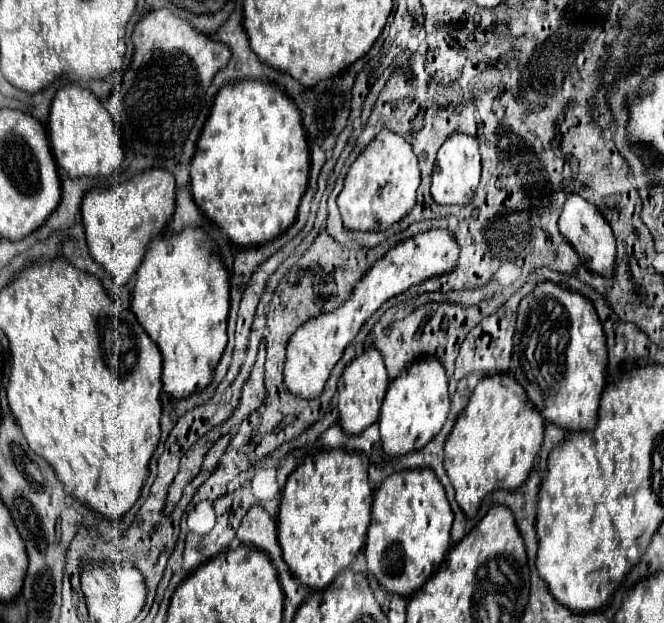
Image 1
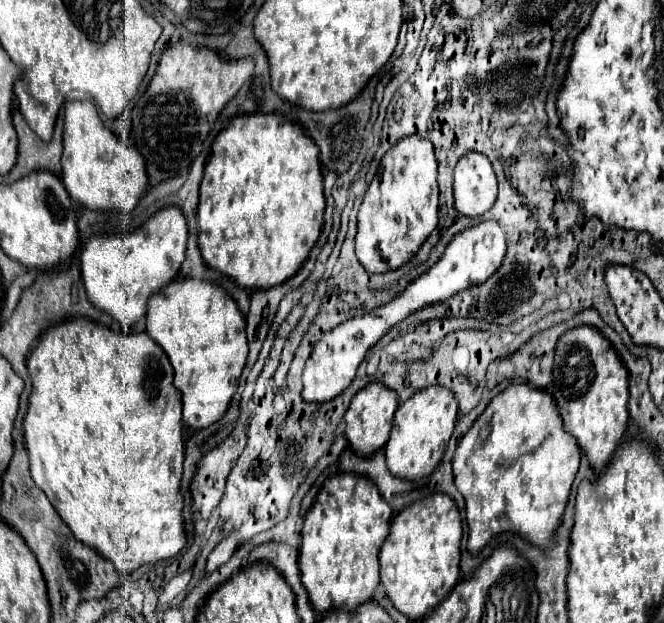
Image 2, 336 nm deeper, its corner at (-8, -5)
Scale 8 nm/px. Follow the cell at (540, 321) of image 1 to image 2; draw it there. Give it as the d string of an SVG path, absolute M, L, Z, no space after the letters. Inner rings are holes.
M577 326L557 340L551 396L559 408L565 430L577 440L591 466L597 472L603 470L627 430L629 384L627 368L597 328Z

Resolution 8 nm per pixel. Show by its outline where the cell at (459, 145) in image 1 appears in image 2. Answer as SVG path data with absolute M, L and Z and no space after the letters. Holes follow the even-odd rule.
M465 152L455 166L455 210L463 216L485 214L497 198L497 178L485 154Z

